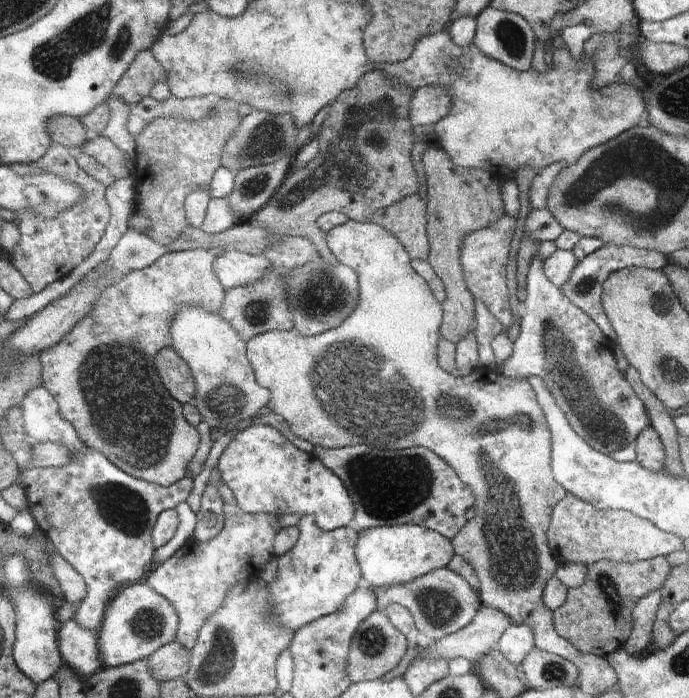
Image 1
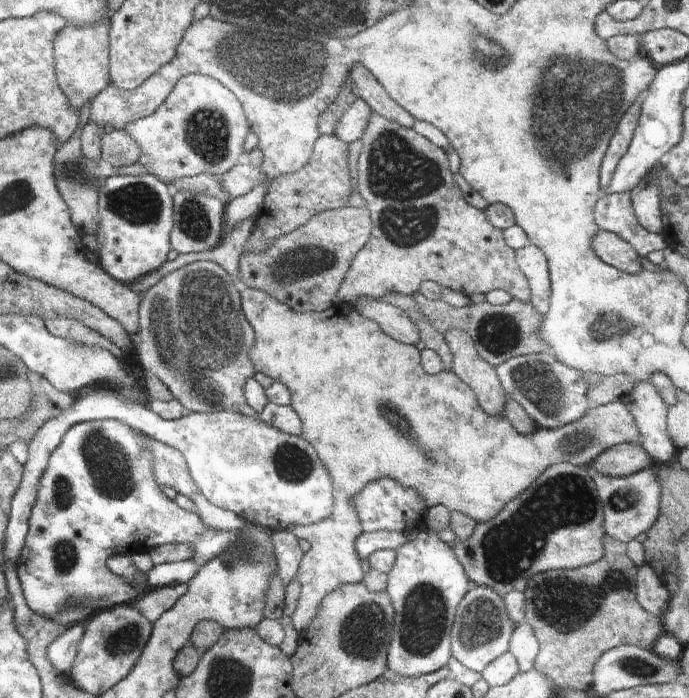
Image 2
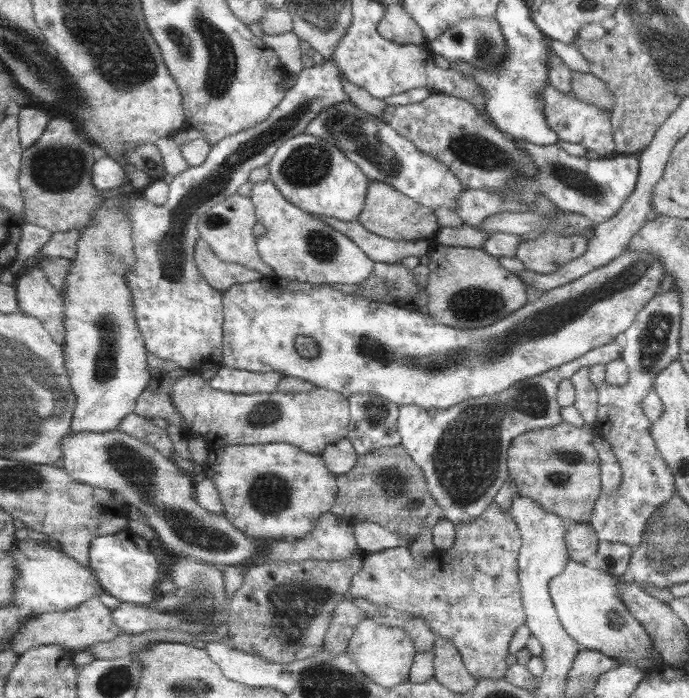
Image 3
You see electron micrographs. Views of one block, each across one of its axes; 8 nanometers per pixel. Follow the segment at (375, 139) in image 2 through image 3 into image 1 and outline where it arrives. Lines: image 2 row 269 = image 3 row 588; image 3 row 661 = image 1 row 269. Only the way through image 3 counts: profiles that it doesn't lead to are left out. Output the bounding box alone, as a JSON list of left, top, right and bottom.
[461,213,515,330]

